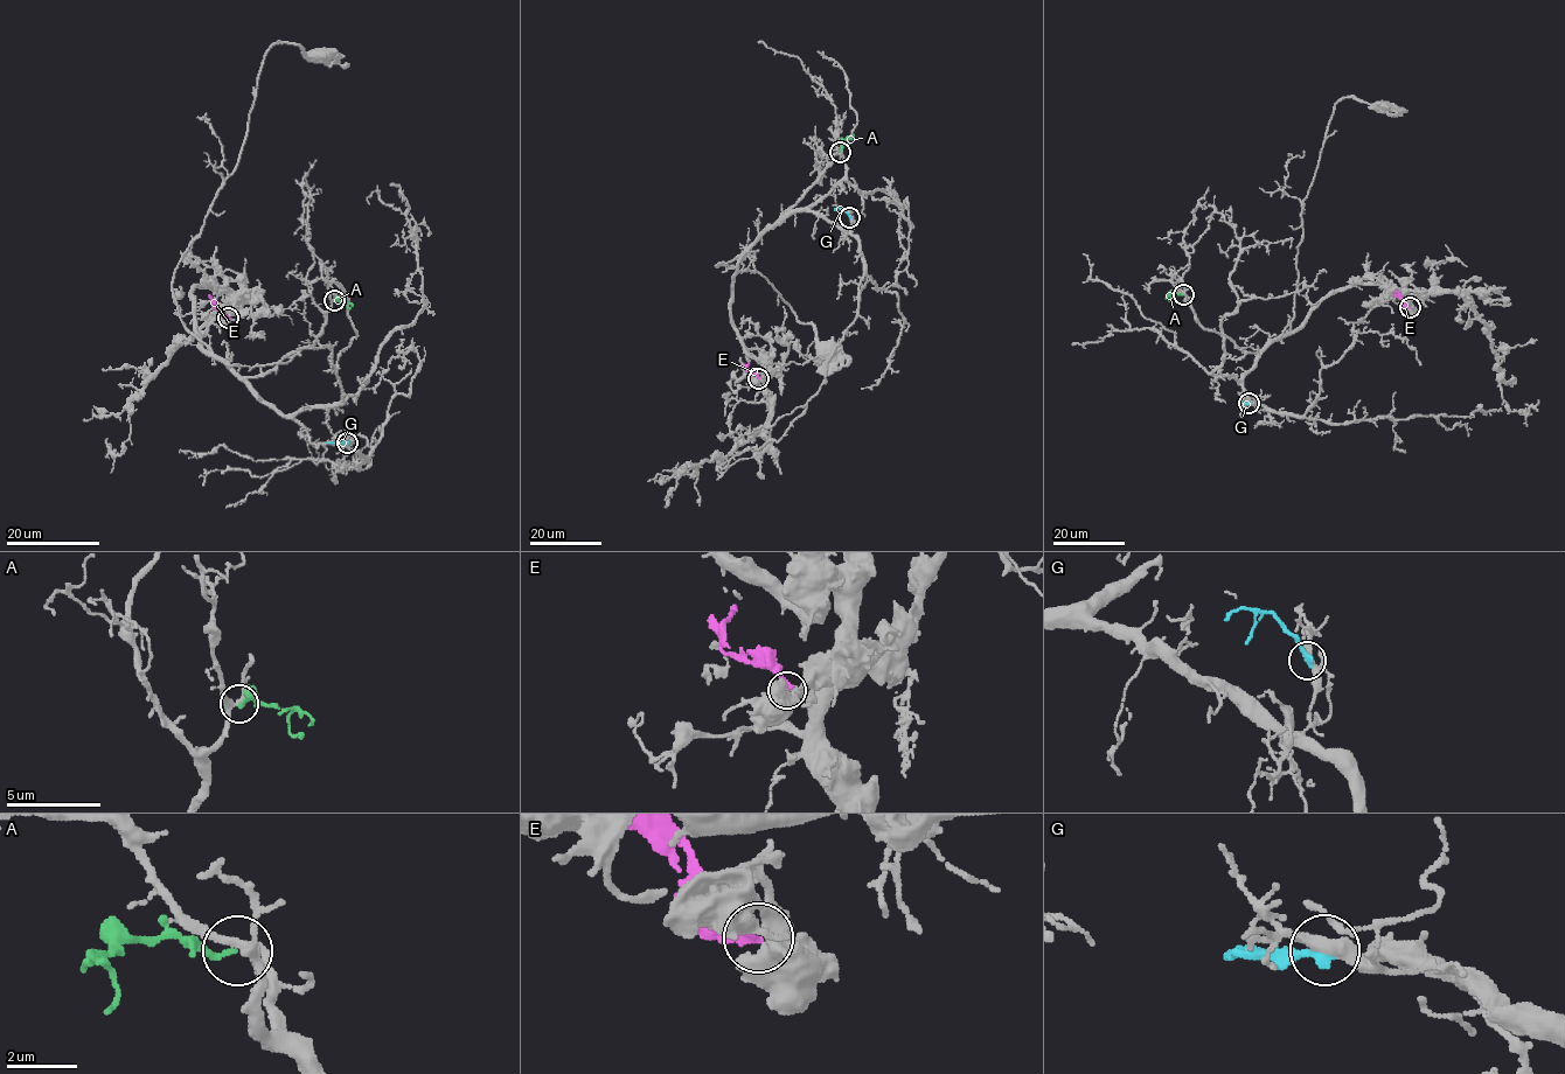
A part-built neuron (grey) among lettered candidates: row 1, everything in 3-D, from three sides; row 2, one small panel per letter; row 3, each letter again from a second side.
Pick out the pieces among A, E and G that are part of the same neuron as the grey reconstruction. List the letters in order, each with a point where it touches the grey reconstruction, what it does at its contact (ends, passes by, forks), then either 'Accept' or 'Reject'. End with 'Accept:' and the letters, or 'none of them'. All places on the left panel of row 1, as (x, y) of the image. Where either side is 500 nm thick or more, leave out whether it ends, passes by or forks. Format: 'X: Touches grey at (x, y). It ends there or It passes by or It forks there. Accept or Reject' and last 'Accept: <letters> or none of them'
A: Touches grey at (334, 300). It ends there. Accept
E: Touches grey at (228, 318). It ends there. Reject
G: Touches grey at (347, 443). It ends there. Reject
Accept: A

